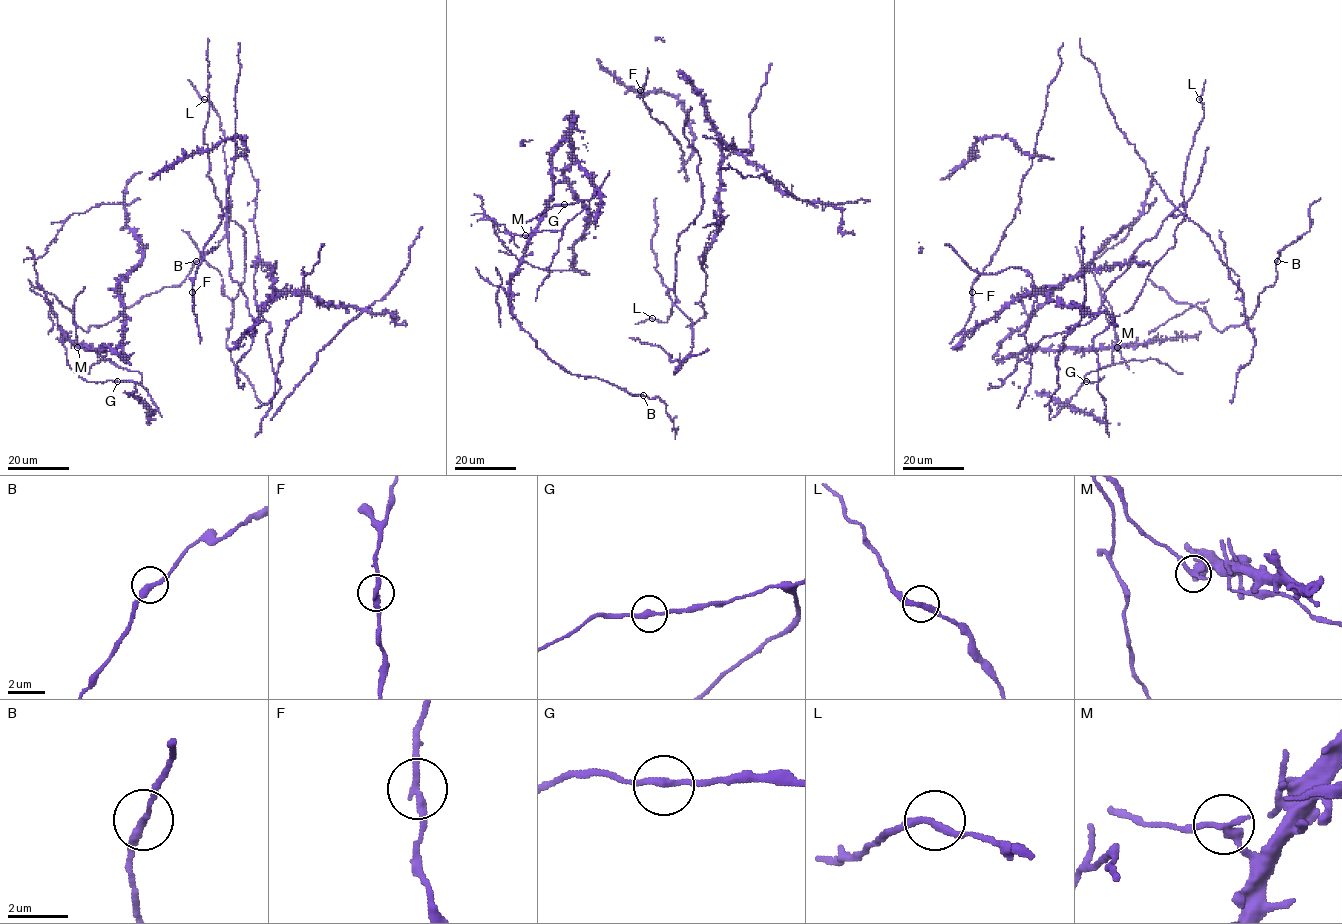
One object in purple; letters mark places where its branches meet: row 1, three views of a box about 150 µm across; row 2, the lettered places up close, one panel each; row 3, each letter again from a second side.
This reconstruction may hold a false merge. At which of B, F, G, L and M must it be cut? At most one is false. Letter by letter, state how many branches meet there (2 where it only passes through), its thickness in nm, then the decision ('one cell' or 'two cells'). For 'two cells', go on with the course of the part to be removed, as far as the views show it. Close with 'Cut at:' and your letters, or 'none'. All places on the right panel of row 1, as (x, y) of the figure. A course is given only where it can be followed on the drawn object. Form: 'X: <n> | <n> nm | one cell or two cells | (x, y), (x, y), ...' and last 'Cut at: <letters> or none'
B: 2 | 260 nm | one cell
F: 2 | 260 nm | two cells | (972, 292), (1019, 203), (1063, 43)
G: 2 | 240 nm | one cell
L: 2 | 260 nm | one cell
M: 2 | 280 nm | one cell
Cut at: F

